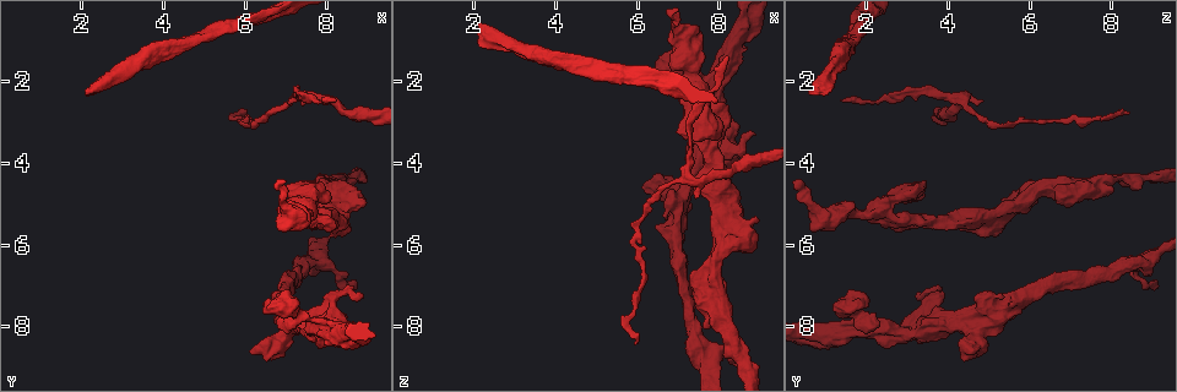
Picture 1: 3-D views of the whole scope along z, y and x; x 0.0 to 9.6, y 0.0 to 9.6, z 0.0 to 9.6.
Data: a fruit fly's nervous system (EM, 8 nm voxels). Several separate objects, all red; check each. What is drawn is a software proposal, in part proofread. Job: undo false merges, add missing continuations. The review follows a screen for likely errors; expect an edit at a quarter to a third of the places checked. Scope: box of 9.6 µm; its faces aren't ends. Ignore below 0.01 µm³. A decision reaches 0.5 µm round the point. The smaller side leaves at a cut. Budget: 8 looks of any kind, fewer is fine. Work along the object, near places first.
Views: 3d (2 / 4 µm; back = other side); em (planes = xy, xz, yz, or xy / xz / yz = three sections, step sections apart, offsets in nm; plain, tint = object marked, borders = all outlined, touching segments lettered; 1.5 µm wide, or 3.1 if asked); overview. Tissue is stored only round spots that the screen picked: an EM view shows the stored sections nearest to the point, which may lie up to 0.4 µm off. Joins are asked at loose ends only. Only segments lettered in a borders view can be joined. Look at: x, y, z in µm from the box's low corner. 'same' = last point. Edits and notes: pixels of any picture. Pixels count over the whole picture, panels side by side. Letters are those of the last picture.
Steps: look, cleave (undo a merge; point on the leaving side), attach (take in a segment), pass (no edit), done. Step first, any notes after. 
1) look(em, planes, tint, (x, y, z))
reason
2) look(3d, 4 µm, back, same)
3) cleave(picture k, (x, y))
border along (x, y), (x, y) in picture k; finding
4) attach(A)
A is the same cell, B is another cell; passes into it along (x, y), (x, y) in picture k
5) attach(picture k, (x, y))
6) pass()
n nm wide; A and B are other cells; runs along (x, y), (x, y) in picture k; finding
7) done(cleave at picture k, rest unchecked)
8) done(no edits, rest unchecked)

look(em, xz, step 8, borders, (8.80, 7.30, 3.25))
an open end

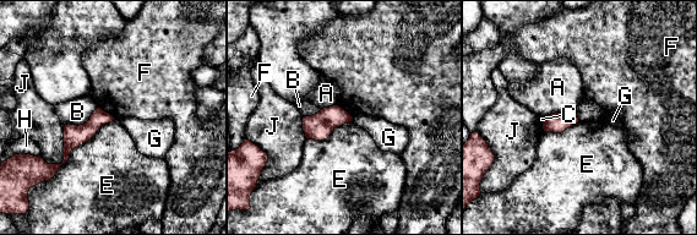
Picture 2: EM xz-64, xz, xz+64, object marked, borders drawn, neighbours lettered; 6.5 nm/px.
look(em, xy, step 4, borders, same)

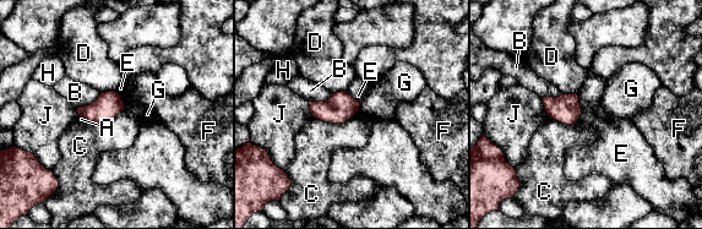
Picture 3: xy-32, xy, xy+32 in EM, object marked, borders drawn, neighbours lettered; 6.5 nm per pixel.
pass()
A, B, C, D, E, F, G, H and J are other cells; border along (124, 109), (104, 123), (86, 121) in picture 3; no lettered segment goes on from it

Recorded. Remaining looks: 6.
look(em, planes, borders, (8.20, 5.35, 2.55))
free end

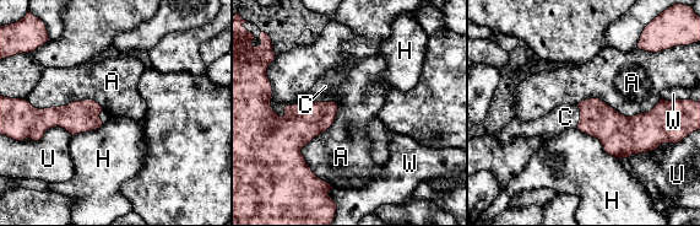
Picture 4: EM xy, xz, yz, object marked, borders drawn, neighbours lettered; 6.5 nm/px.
attach(C)
C is the same cell, A, H, U and W are other cells; the neuron continues

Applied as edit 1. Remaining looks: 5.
done(attach at picture 4, rest unchecked)

